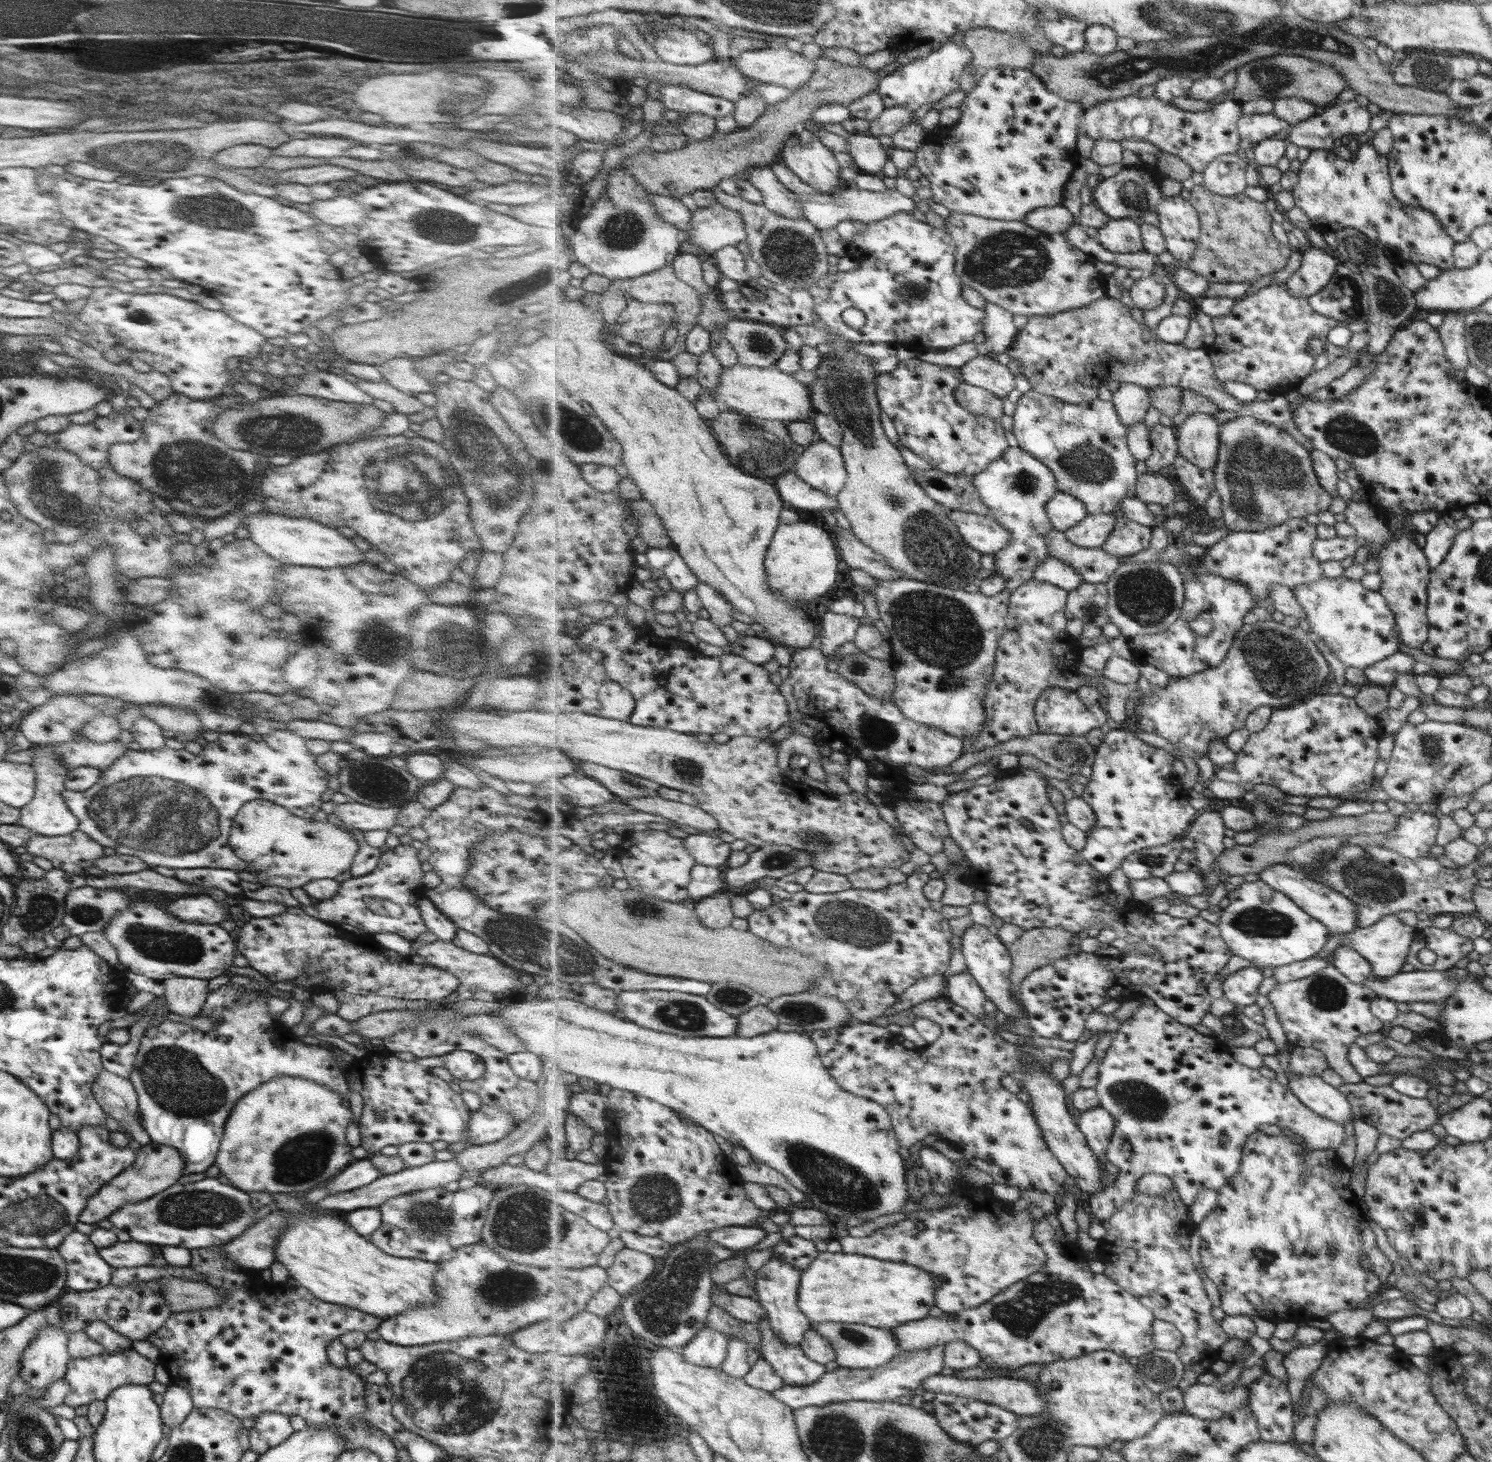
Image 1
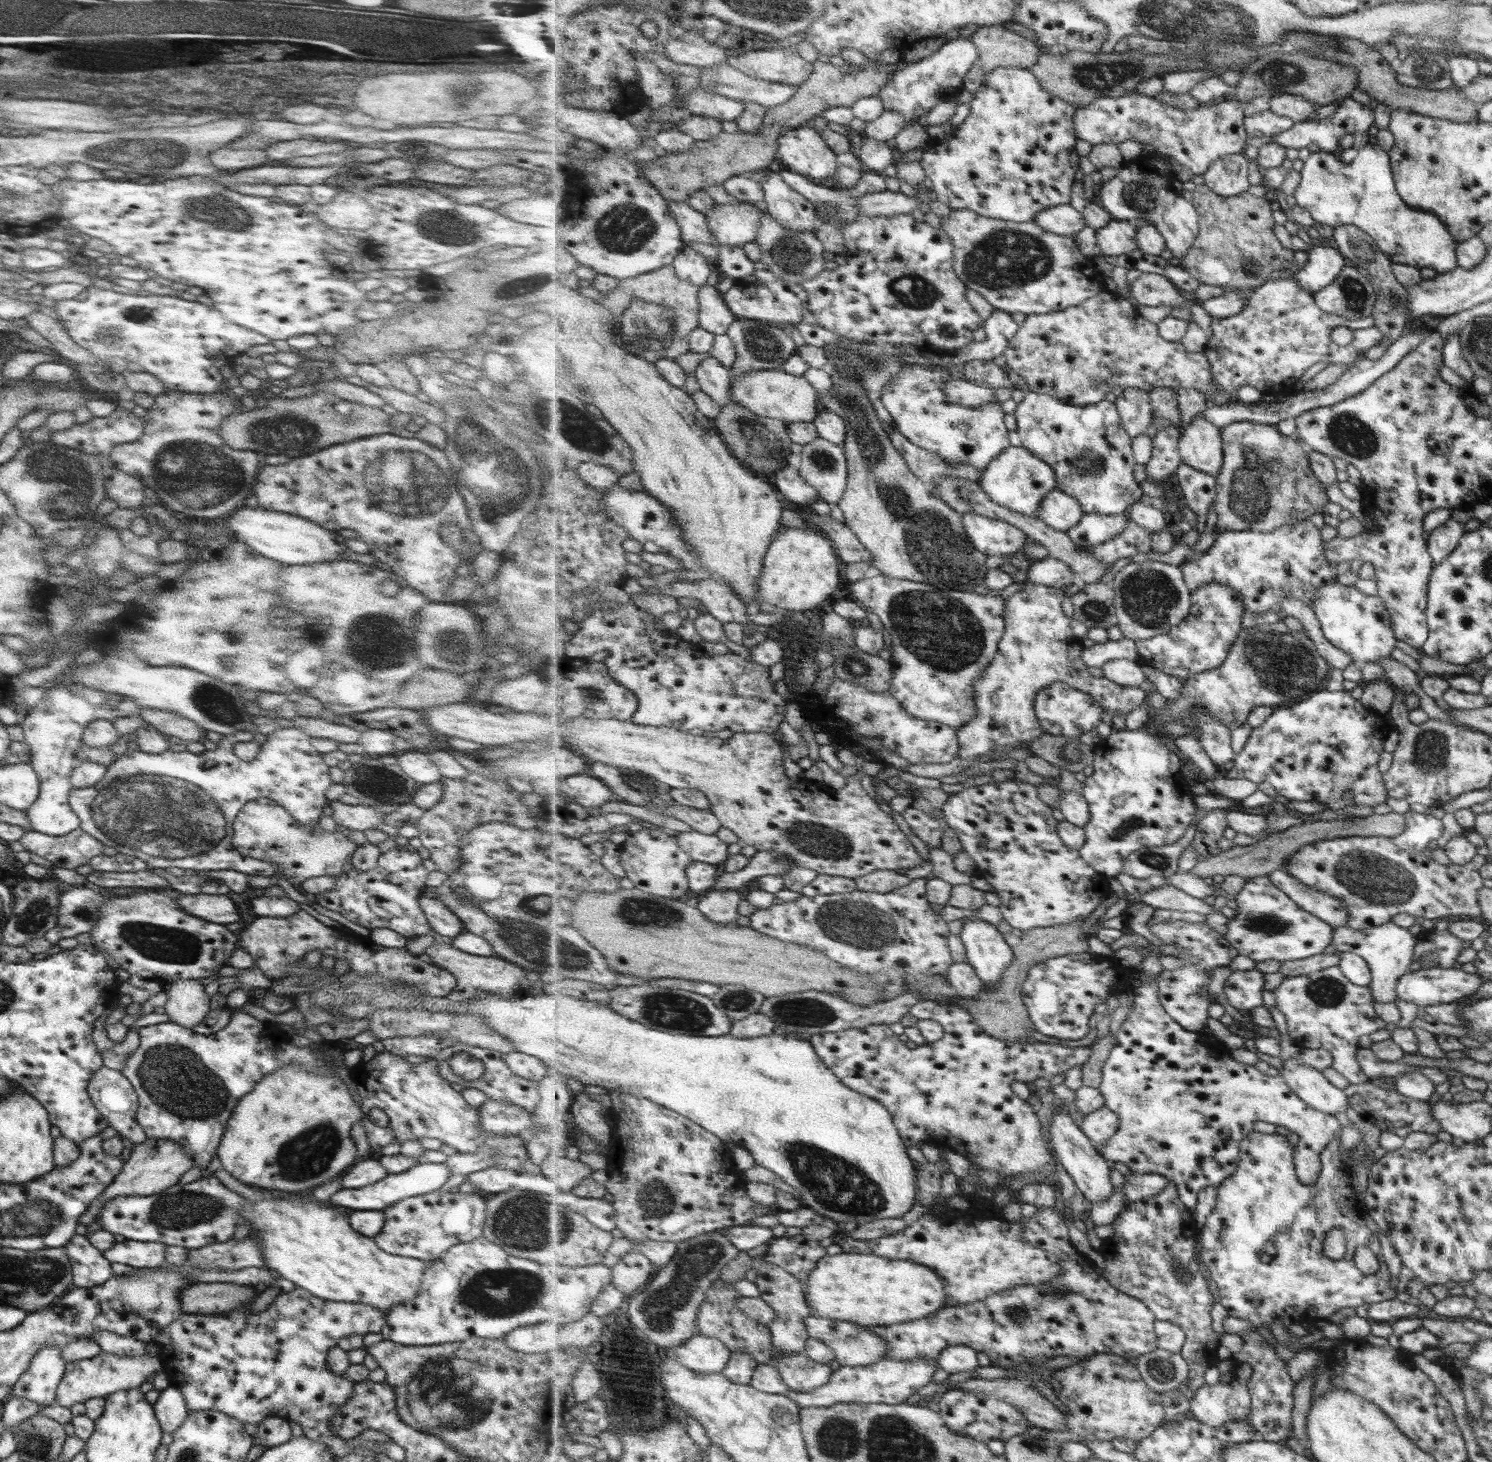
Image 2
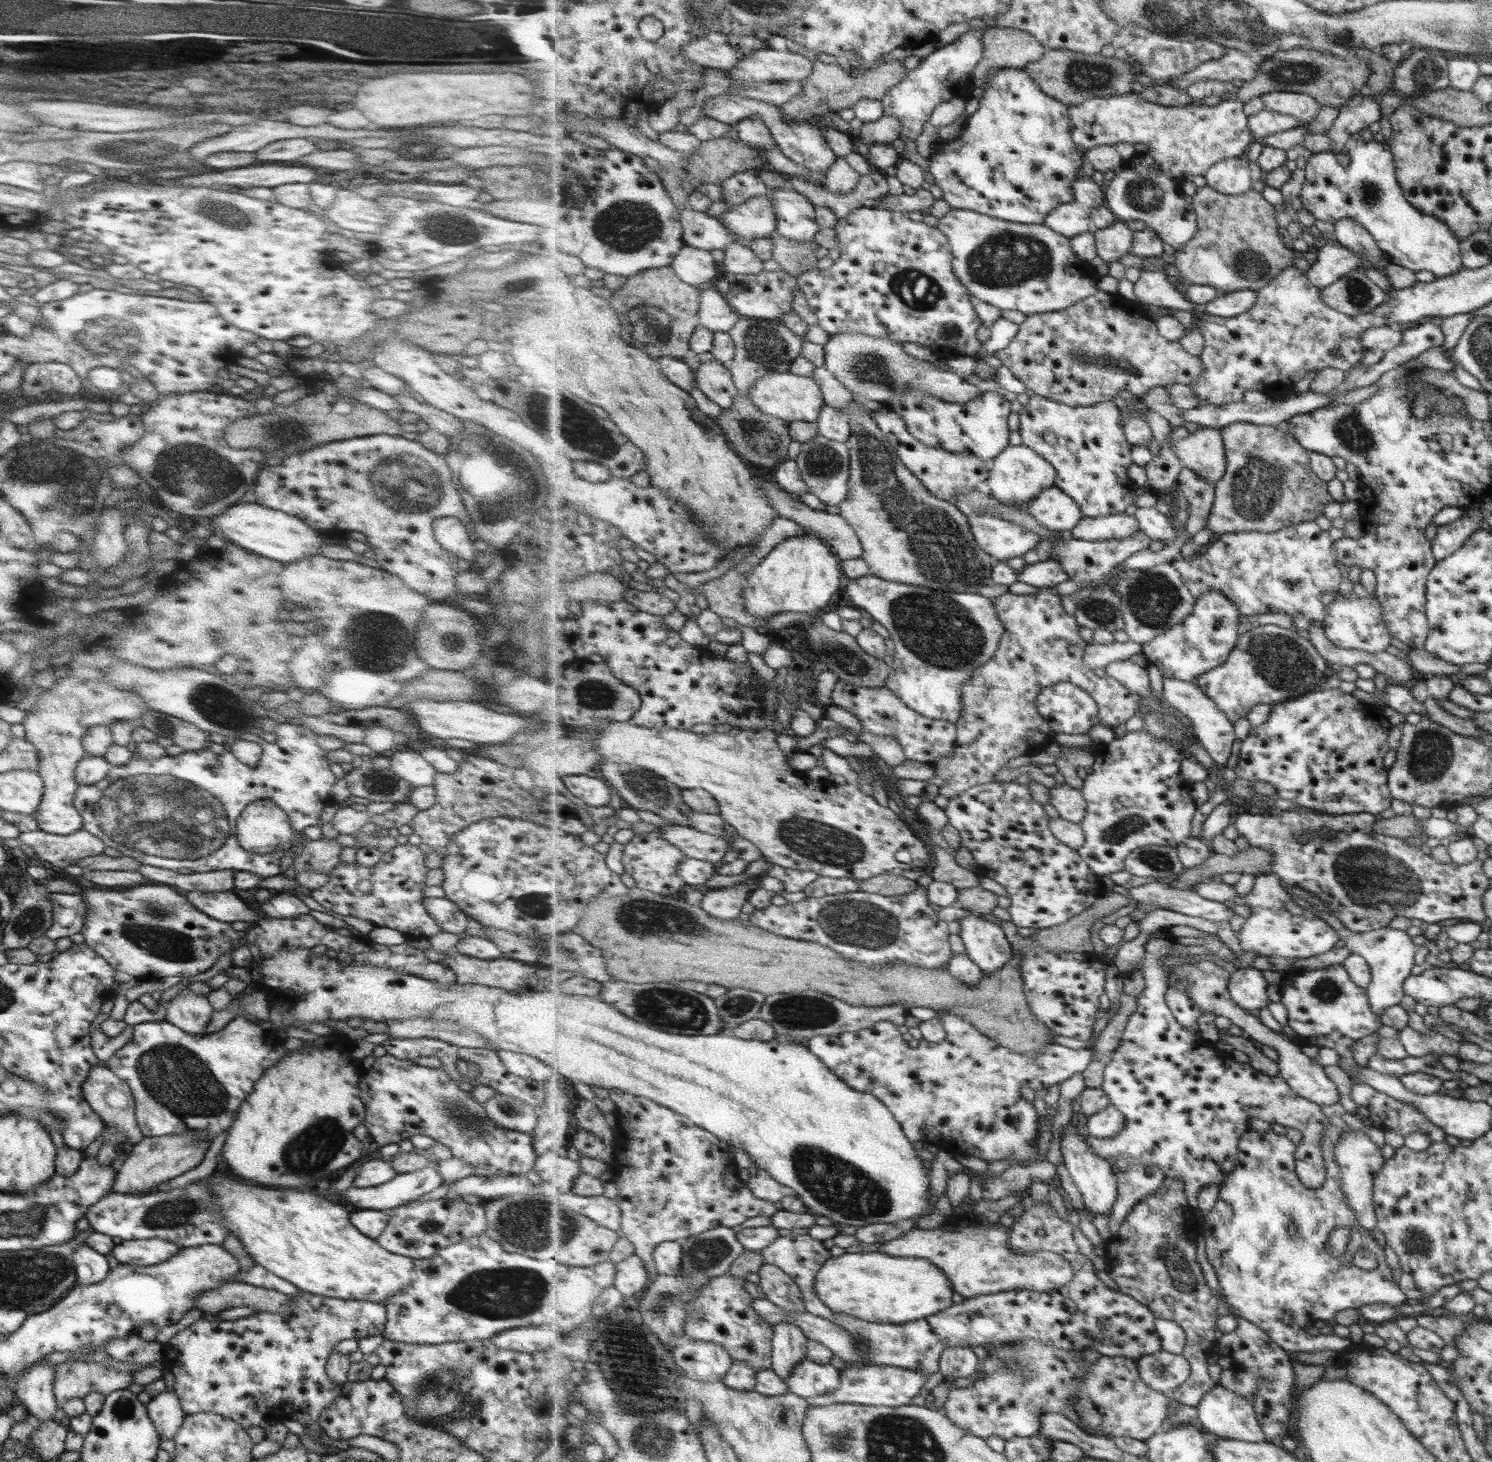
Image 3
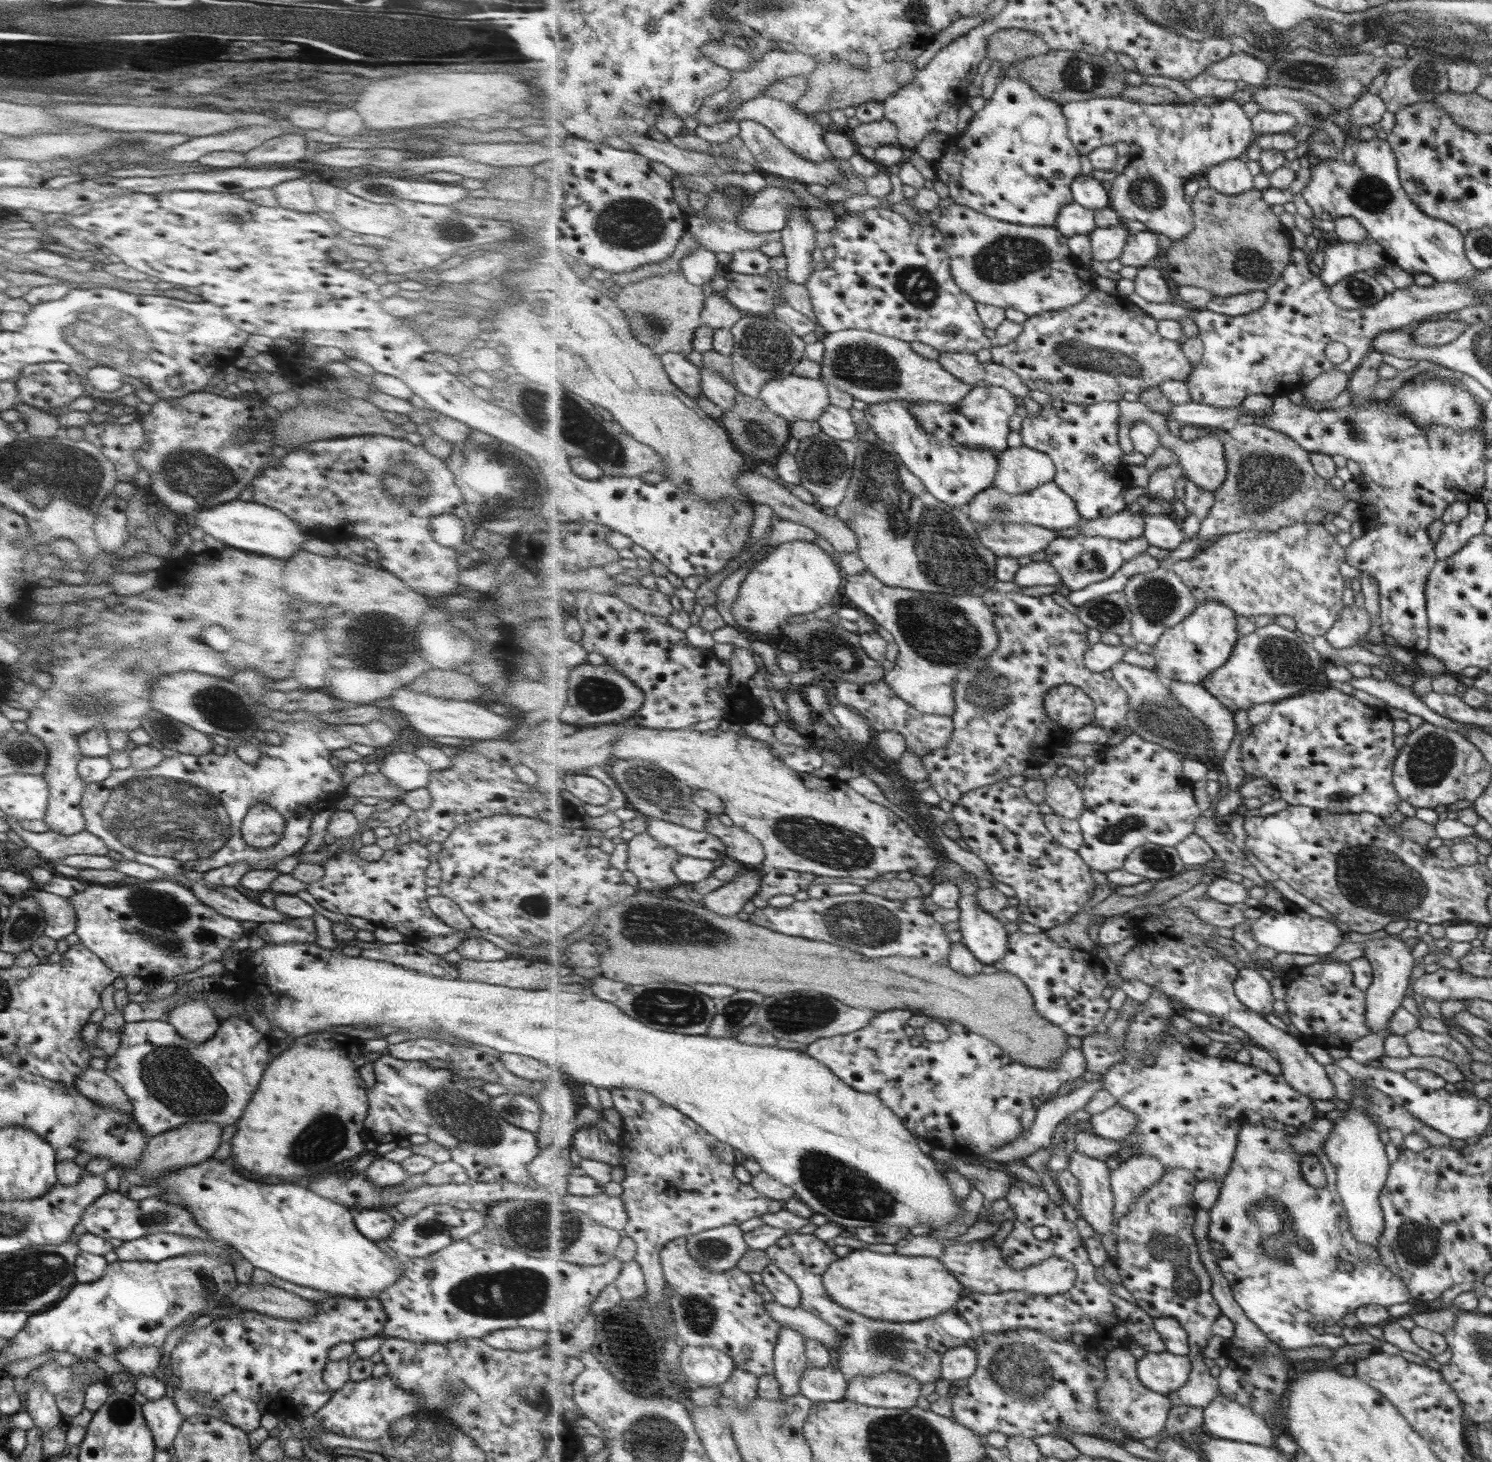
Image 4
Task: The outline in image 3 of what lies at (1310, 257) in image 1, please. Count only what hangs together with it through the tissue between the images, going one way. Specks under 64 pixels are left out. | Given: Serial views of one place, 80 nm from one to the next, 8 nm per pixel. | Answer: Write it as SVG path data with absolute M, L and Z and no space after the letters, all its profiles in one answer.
M1319 242L1314 249L1317 260L1307 270L1306 275L1321 290L1337 282L1347 272L1362 269L1359 258L1353 256L1340 244L1328 245L1328 243Z

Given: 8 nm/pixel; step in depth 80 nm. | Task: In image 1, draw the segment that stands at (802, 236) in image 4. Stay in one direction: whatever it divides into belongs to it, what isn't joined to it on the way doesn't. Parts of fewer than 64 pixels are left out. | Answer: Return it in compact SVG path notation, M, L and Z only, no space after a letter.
M749 167L746 170L748 178L753 186L763 194L764 205L771 210L778 210L779 214L787 218L803 218L801 205L791 190L787 190L775 176L771 167Z

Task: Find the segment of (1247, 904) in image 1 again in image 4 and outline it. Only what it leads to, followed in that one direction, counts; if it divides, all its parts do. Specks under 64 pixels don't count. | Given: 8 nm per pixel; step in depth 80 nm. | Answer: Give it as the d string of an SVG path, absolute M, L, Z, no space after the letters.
M1267 882L1268 887L1265 889L1266 895L1260 899L1263 903L1258 906L1262 915L1252 920L1251 933L1254 940L1260 946L1270 946L1277 952L1287 952L1289 954L1331 954L1336 948L1341 946L1342 932L1330 920L1324 920L1320 917L1311 916L1299 906L1295 906L1281 893L1277 893L1271 886L1271 882Z

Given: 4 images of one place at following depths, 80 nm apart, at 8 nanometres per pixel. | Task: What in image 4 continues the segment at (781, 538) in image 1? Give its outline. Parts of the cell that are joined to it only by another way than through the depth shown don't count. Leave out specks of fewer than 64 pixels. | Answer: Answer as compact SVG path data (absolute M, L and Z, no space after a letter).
M803 540L780 544L759 561L741 587L739 600L730 613L738 623L737 629L753 638L764 640L780 629L794 614L811 615L835 600L843 576L839 565L821 546Z

